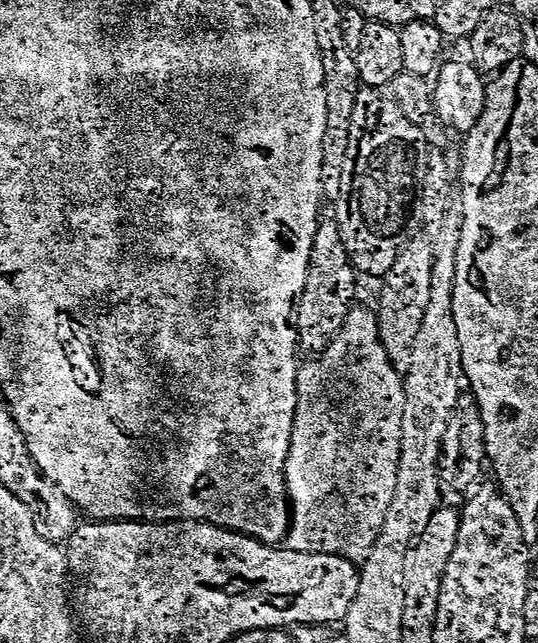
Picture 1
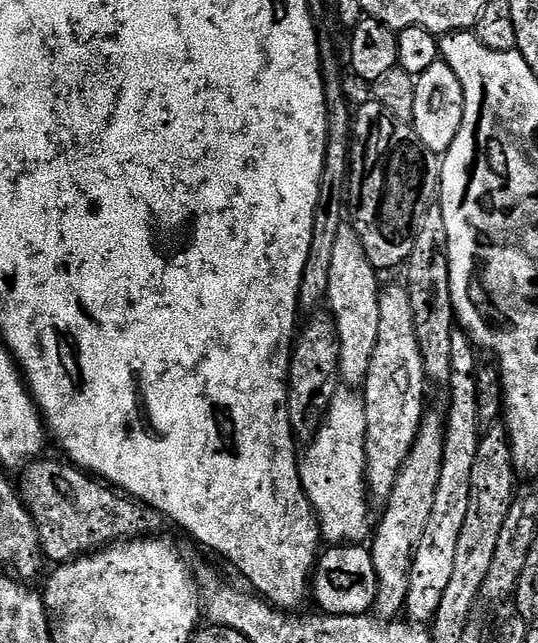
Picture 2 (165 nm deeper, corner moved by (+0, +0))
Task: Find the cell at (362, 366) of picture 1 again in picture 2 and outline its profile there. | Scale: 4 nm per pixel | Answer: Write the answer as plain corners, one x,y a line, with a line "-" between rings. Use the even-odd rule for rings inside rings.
356,390
337,391
328,415
309,444
312,445
308,448
308,457
299,461
300,481
316,512
321,537
332,546
367,541
373,531
374,520
368,517
370,493
366,479
368,463
363,395

